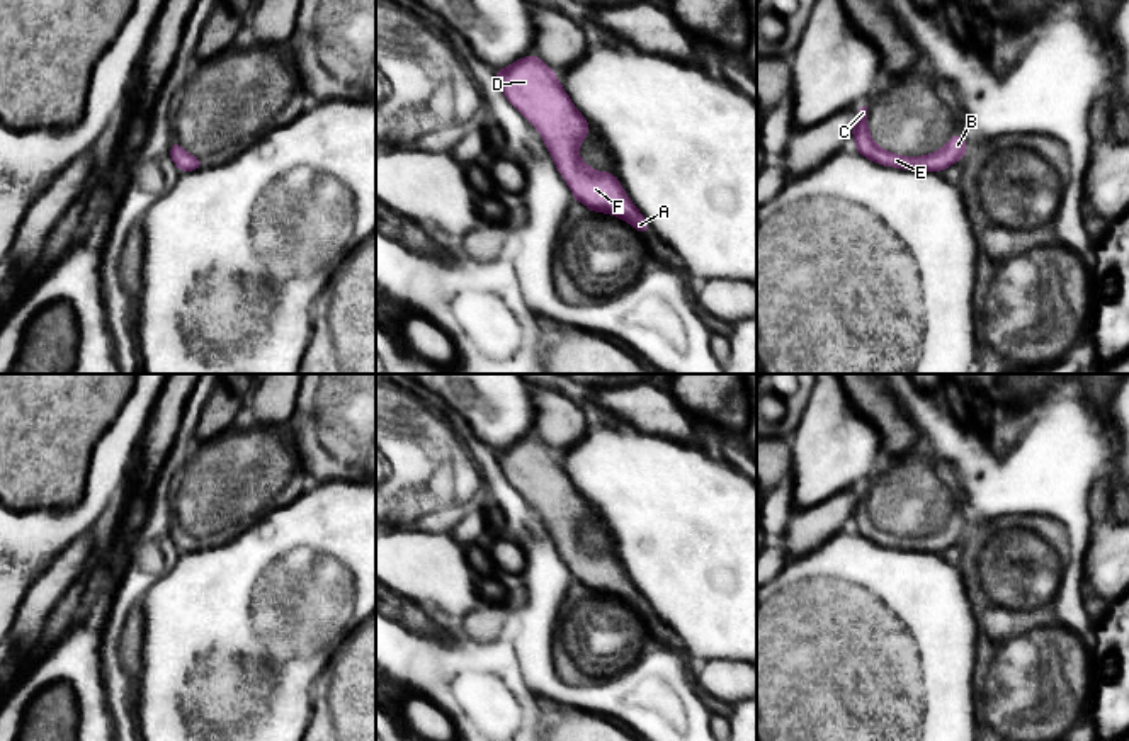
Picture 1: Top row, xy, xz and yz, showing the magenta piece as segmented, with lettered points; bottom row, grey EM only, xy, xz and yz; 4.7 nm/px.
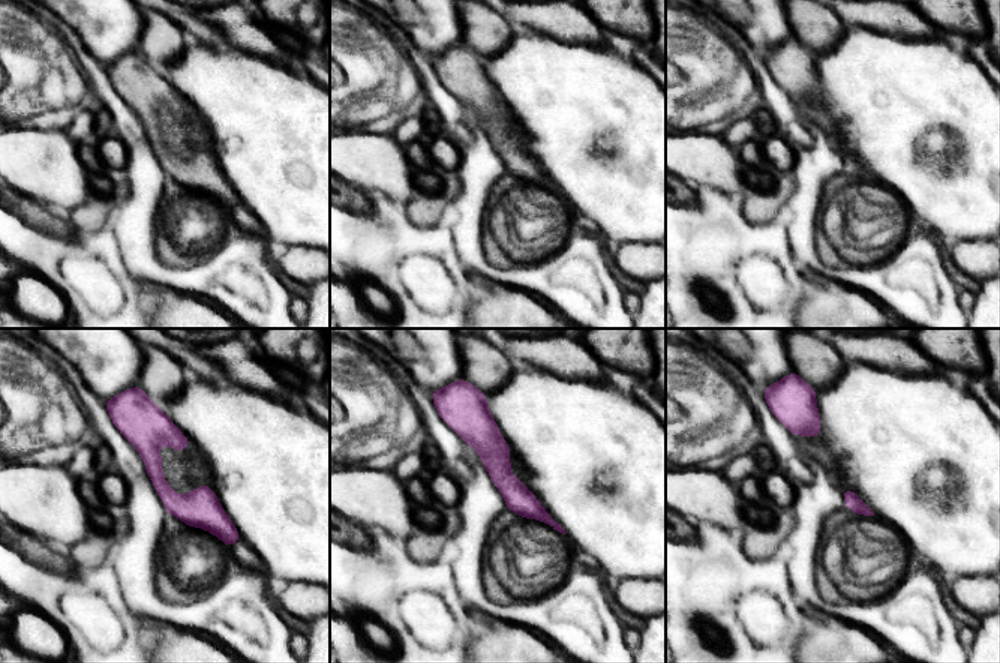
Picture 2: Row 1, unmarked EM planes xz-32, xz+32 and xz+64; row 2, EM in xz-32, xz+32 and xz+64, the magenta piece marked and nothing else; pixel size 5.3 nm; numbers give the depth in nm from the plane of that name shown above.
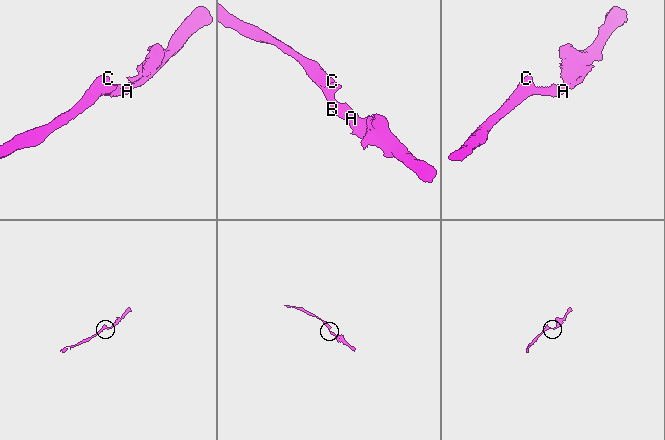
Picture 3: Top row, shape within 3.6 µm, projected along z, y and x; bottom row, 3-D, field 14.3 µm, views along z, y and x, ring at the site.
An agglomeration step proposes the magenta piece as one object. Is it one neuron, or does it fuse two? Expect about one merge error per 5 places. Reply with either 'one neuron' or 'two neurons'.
one neuron

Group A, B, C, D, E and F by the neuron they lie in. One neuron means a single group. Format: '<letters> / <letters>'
A B C D E F

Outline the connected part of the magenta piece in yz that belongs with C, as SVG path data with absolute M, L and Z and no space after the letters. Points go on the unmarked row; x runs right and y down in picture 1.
M867 486L859 489L857 501L852 510L852 518L857 527L855 532L874 544L882 547L894 547L905 551L922 551L922 552L942 552L954 546L967 534L967 525L961 513L956 513L939 532L925 537L901 537L879 529L869 513L867 506Z

